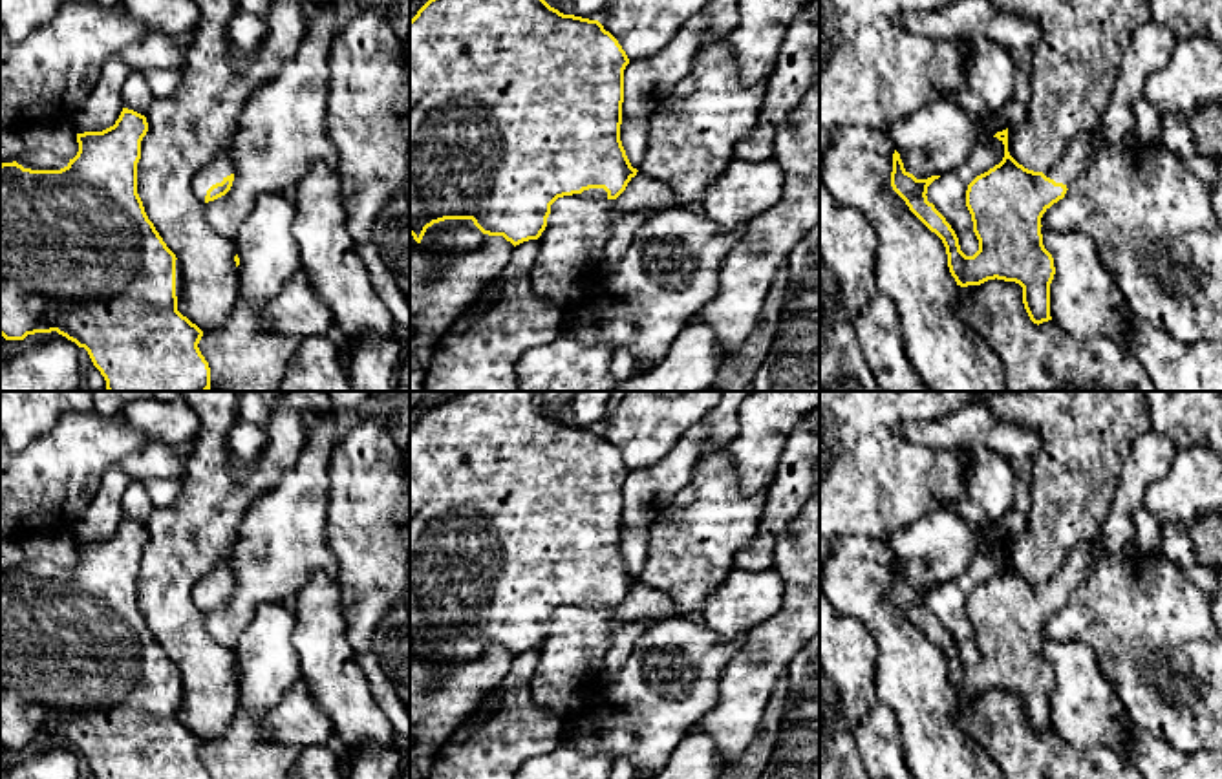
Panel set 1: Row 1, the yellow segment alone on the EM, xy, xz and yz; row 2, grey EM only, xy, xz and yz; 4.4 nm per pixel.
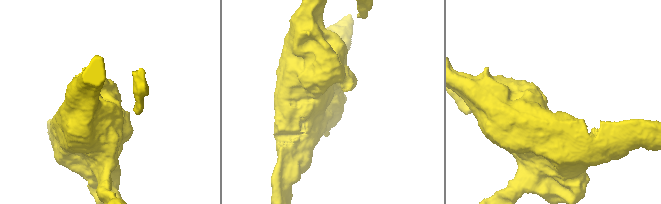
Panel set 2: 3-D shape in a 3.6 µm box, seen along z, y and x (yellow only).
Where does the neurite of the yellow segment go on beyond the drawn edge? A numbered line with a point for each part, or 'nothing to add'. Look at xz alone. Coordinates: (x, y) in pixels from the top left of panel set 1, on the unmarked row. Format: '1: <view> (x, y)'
1: xz (593, 602)

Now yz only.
1: yz (1153, 454)

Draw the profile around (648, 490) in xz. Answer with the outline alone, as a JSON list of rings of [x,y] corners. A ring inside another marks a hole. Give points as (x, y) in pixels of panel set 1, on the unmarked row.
[[[691,426],[659,463],[629,470],[624,479],[622,530],[648,528],[691,481],[695,466],[712,452],[704,446],[708,428]]]

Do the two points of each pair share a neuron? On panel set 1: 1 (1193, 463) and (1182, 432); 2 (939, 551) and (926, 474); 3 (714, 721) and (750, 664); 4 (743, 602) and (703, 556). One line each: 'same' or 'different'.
1: different
2: different
3: same
4: different

